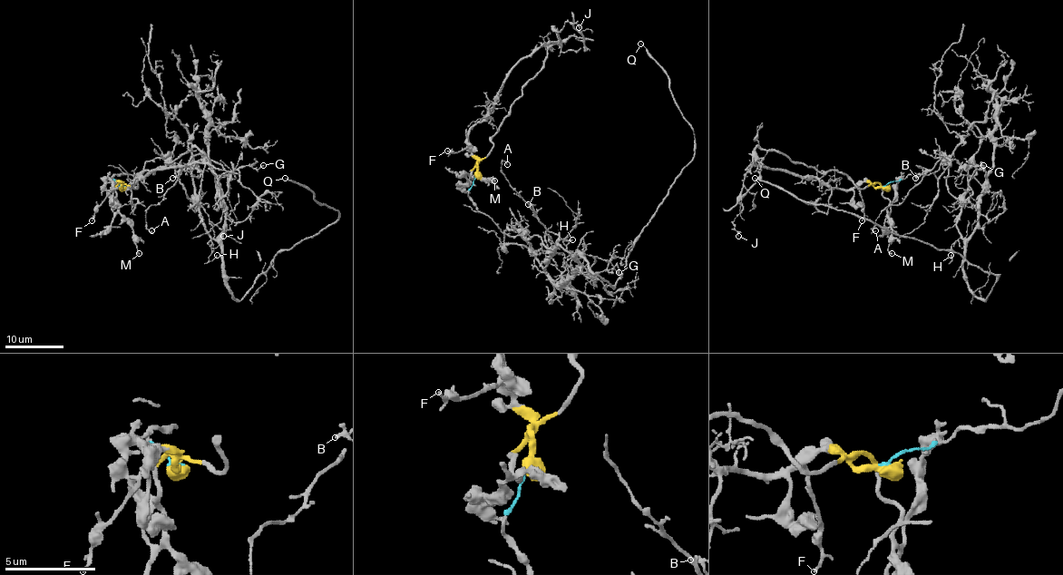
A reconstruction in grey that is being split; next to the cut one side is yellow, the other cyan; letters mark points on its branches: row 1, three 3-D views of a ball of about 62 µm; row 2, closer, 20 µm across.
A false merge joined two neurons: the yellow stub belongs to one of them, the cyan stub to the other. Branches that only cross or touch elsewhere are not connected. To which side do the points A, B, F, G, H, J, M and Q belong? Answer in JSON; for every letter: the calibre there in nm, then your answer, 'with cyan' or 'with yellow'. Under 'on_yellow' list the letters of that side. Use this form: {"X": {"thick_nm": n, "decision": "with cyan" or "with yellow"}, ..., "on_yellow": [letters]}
{"A": {"thick_nm": 150, "decision": "with cyan"}, "B": {"thick_nm": 190, "decision": "with cyan"}, "F": {"thick_nm": 90, "decision": "with yellow"}, "G": {"thick_nm": 150, "decision": "with cyan"}, "H": {"thick_nm": 140, "decision": "with cyan"}, "J": {"thick_nm": 170, "decision": "with yellow"}, "M": {"thick_nm": 200, "decision": "with yellow"}, "Q": {"thick_nm": 110, "decision": "with cyan"}, "on_yellow": ["F", "J", "M"]}

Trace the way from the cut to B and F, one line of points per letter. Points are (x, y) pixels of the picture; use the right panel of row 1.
B: (884, 187), (930, 175), (948, 159), (948, 190), (959, 199), (968, 187), (968, 170), (946, 154), (915, 178)
F: (884, 187), (872, 187), (869, 182), (860, 187), (864, 217), (861, 220)

